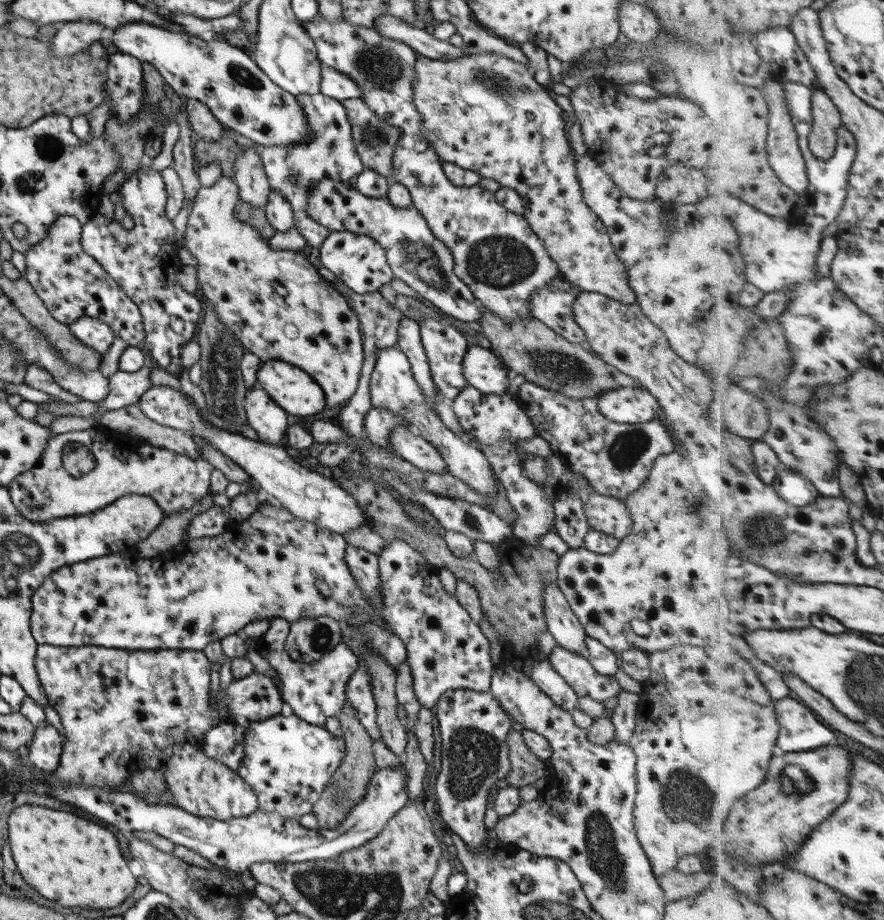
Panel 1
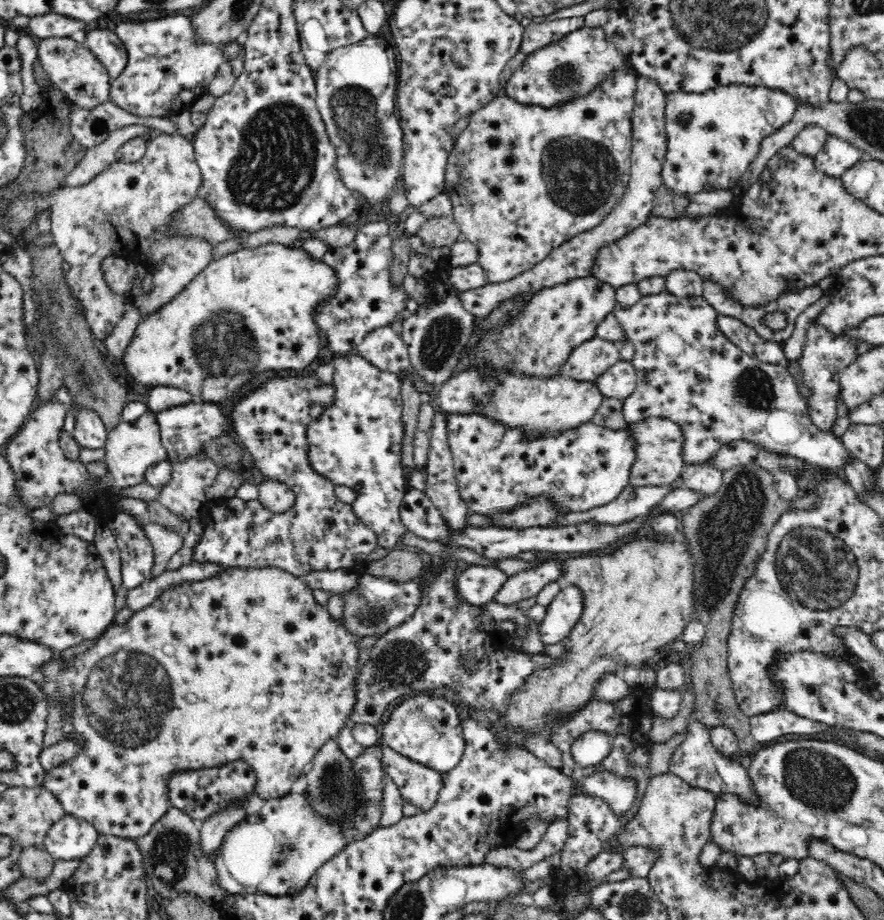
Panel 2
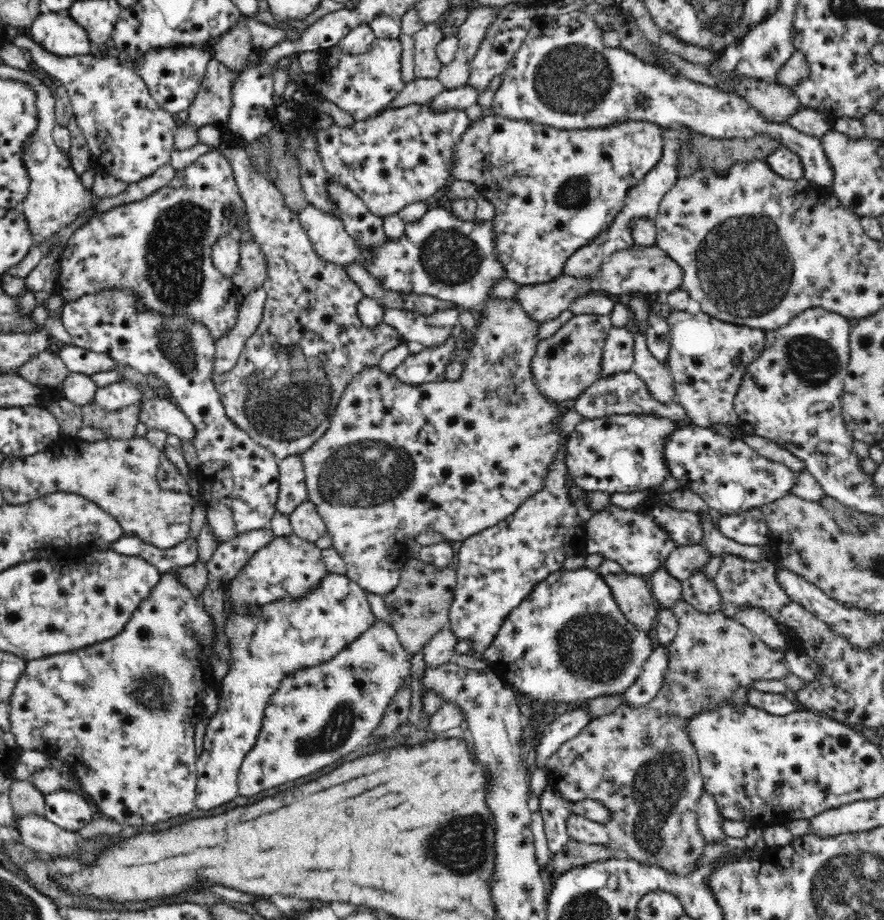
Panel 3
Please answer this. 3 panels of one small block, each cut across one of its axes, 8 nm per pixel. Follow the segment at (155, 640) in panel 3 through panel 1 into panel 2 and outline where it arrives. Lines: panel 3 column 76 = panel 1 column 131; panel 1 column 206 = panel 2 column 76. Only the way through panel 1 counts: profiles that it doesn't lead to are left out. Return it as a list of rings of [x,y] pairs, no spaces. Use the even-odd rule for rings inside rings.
[[[228,567],[226,572],[222,572],[209,579],[202,579],[201,581],[190,580],[190,582],[182,582],[182,584],[172,584],[172,586],[164,586],[164,590],[158,594],[158,598],[154,598],[154,602],[151,602],[148,606],[145,606],[142,610],[132,612],[132,616],[124,624],[124,626],[115,625],[114,628],[106,630],[106,633],[98,640],[94,646],[85,651],[81,656],[75,658],[67,669],[62,669],[60,671],[60,663],[56,661],[56,658],[51,663],[48,663],[42,671],[44,674],[44,682],[46,686],[45,692],[51,694],[52,696],[62,696],[66,698],[67,696],[72,696],[72,702],[74,702],[74,710],[71,714],[72,724],[74,724],[75,732],[77,732],[83,739],[83,747],[80,754],[74,757],[74,760],[66,762],[53,770],[50,770],[44,774],[42,778],[42,787],[50,791],[58,802],[62,805],[66,815],[72,815],[89,822],[94,826],[94,828],[99,832],[100,835],[111,835],[120,838],[132,838],[137,839],[144,834],[148,833],[155,822],[158,822],[159,818],[162,818],[162,814],[168,810],[170,803],[166,799],[166,794],[168,794],[168,778],[175,773],[182,773],[186,770],[200,770],[204,768],[218,768],[228,764],[228,762],[234,761],[244,761],[254,770],[257,776],[257,783],[255,786],[255,792],[260,798],[277,799],[278,797],[288,794],[292,790],[292,784],[298,776],[306,774],[310,763],[314,758],[314,754],[318,752],[322,744],[328,740],[328,738],[336,739],[340,728],[344,726],[347,722],[348,714],[352,710],[352,706],[356,704],[356,691],[354,691],[354,676],[358,673],[358,662],[356,662],[356,656],[358,656],[358,645],[356,645],[356,636],[352,636],[347,632],[343,622],[334,622],[330,617],[330,614],[326,611],[326,608],[322,608],[316,603],[314,596],[312,595],[312,589],[306,586],[306,583],[300,579],[300,577],[294,576],[284,570],[278,568],[240,568],[240,567]]]

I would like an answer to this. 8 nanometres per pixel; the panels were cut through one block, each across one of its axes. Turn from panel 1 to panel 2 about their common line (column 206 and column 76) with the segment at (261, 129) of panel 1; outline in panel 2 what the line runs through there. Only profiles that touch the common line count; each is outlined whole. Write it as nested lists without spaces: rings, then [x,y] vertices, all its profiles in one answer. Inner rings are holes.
[[[44,38],[38,44],[37,54],[52,84],[66,95],[71,104],[80,109],[92,110],[111,100],[109,73],[84,43],[72,38]]]

